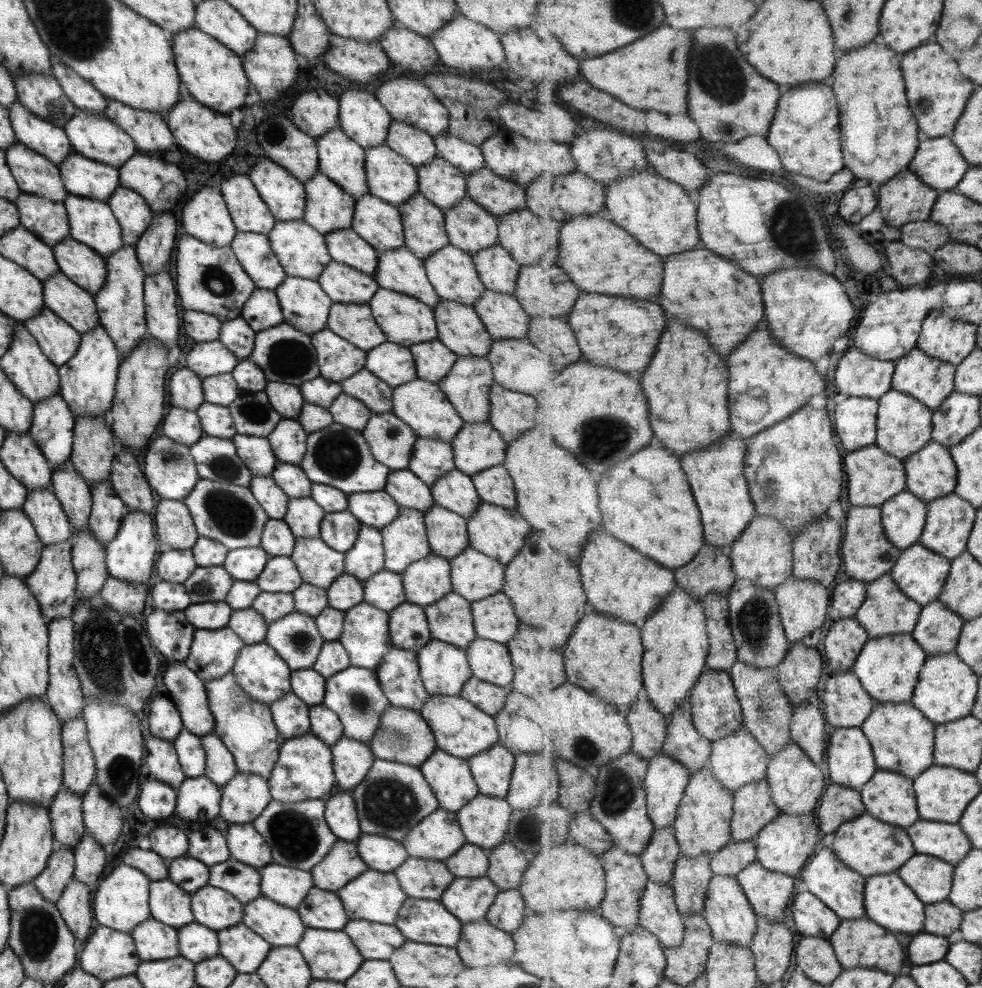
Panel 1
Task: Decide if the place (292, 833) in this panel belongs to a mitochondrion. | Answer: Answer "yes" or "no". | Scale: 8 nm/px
yes

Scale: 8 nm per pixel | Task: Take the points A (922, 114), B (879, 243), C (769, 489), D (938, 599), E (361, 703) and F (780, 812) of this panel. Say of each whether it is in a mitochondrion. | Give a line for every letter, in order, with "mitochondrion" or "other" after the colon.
A: mitochondrion
B: other
C: mitochondrion
D: other
E: mitochondrion
F: other

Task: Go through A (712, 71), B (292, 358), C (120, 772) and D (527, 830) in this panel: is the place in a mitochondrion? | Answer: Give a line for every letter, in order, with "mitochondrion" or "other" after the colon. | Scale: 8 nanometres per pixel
A: mitochondrion
B: mitochondrion
C: mitochondrion
D: mitochondrion

